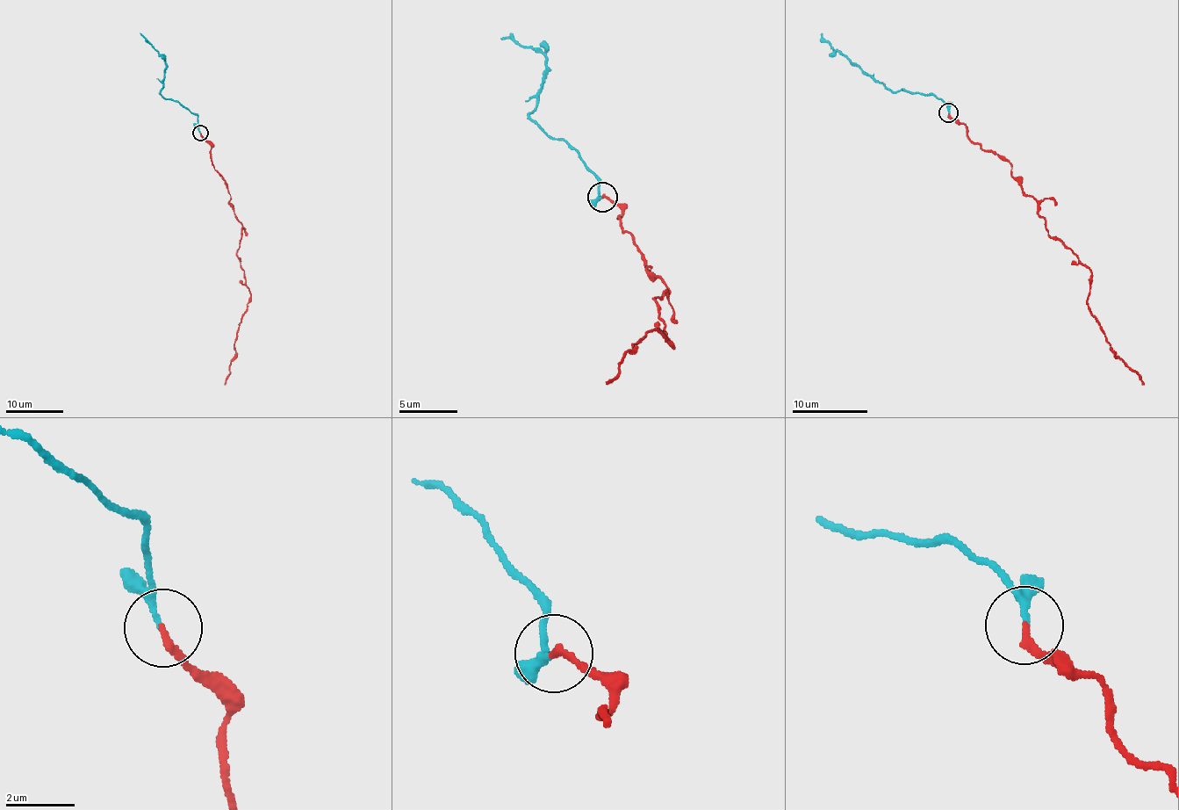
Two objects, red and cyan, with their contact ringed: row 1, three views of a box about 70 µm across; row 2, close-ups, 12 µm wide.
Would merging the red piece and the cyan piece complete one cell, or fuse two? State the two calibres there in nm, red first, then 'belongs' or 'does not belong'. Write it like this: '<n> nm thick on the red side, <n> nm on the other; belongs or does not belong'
200 nm thick on the red side, 120 nm on the other; belongs

